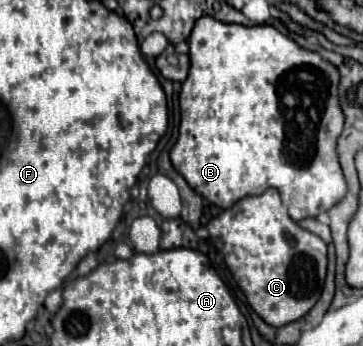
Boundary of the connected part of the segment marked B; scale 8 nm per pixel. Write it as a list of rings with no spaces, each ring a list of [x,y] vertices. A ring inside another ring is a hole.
[[[203,17],[203,19],[199,19],[199,23],[195,23],[193,33],[191,33],[187,43],[189,43],[191,71],[189,71],[189,77],[183,81],[183,89],[181,89],[181,95],[179,95],[179,105],[181,105],[179,139],[175,143],[175,147],[171,149],[171,163],[187,179],[187,183],[191,183],[191,187],[195,187],[195,191],[199,191],[199,195],[203,195],[209,203],[223,207],[223,209],[235,205],[239,199],[243,199],[247,195],[261,195],[263,191],[267,191],[267,187],[273,187],[273,189],[279,191],[281,199],[285,201],[287,211],[289,211],[293,221],[317,217],[319,213],[329,211],[335,203],[339,203],[347,195],[347,181],[343,177],[343,169],[341,169],[339,155],[337,155],[337,139],[339,139],[339,135],[343,133],[343,127],[345,127],[345,113],[339,105],[339,89],[337,89],[339,81],[341,81],[339,69],[333,63],[325,61],[319,53],[303,49],[293,39],[279,33],[273,25],[245,27],[245,25],[237,25],[237,23],[223,23],[223,21],[217,21],[213,17]],[[301,69],[315,69],[311,73],[315,77],[315,79],[311,79],[313,83],[309,83],[309,81],[299,83],[295,79],[295,75]]]

